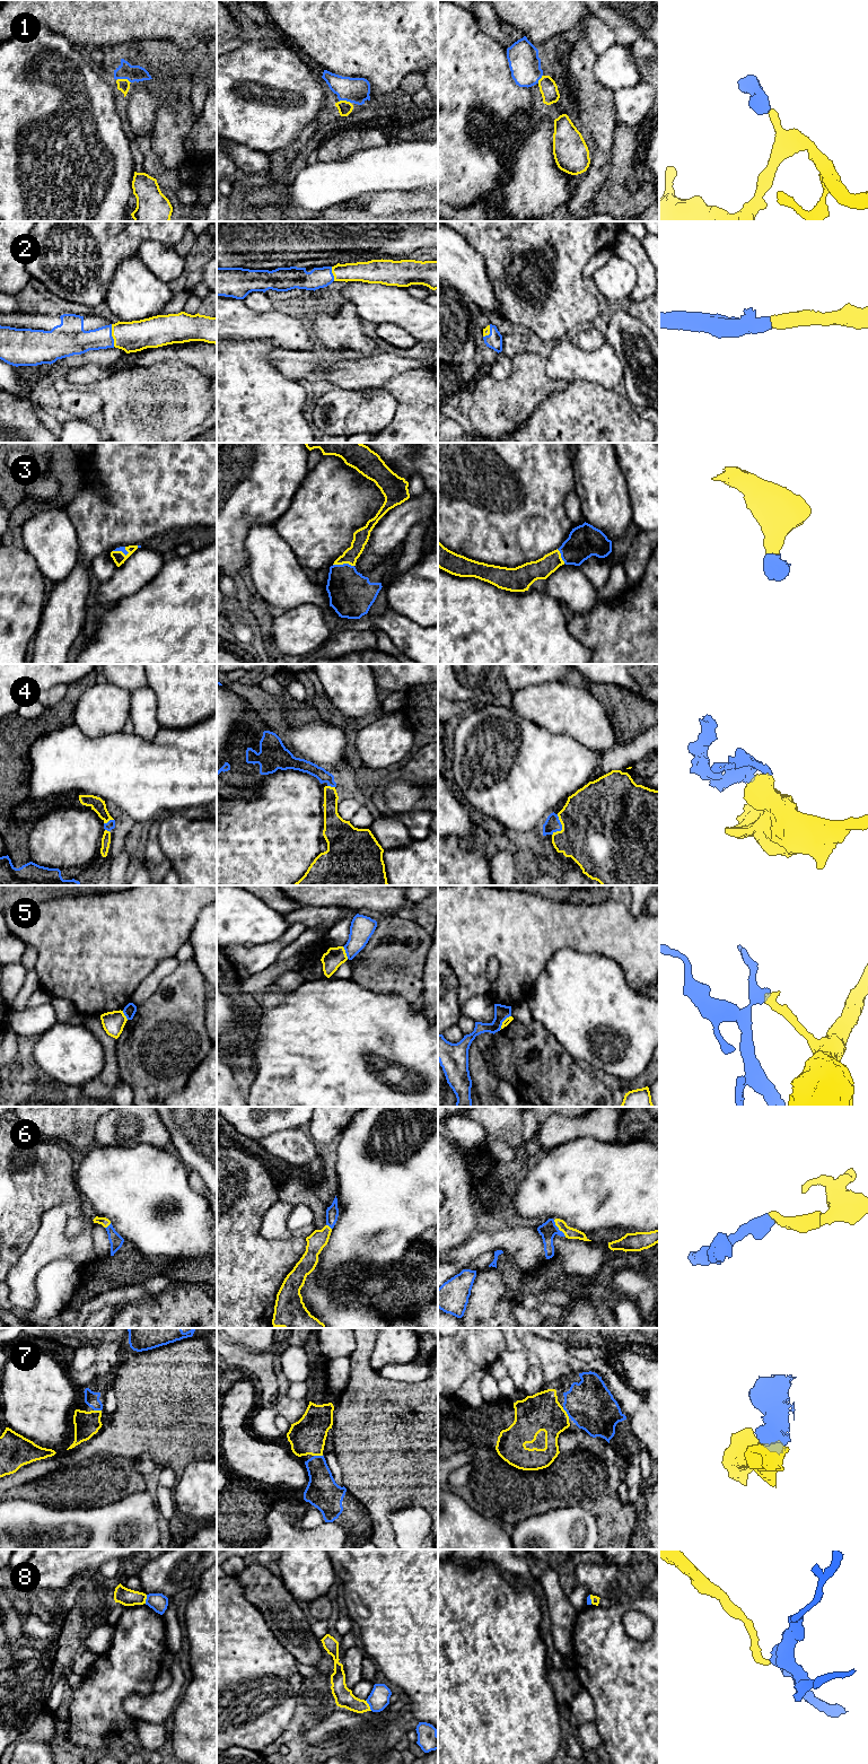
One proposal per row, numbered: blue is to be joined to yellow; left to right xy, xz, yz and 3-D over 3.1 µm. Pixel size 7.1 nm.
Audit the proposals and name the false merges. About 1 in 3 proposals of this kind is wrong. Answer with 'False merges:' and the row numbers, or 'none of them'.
False merges: 5, 8

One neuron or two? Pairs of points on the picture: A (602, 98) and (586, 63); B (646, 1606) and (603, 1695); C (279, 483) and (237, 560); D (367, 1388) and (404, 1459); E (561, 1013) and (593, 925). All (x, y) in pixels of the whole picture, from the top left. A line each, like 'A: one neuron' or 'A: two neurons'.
A: one neuron
B: one neuron
C: one neuron
D: one neuron
E: two neurons

